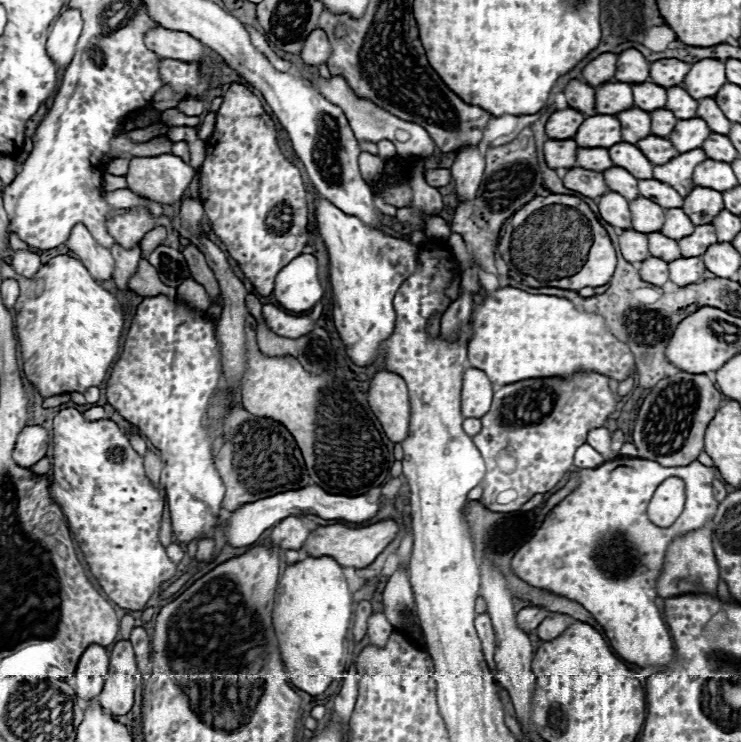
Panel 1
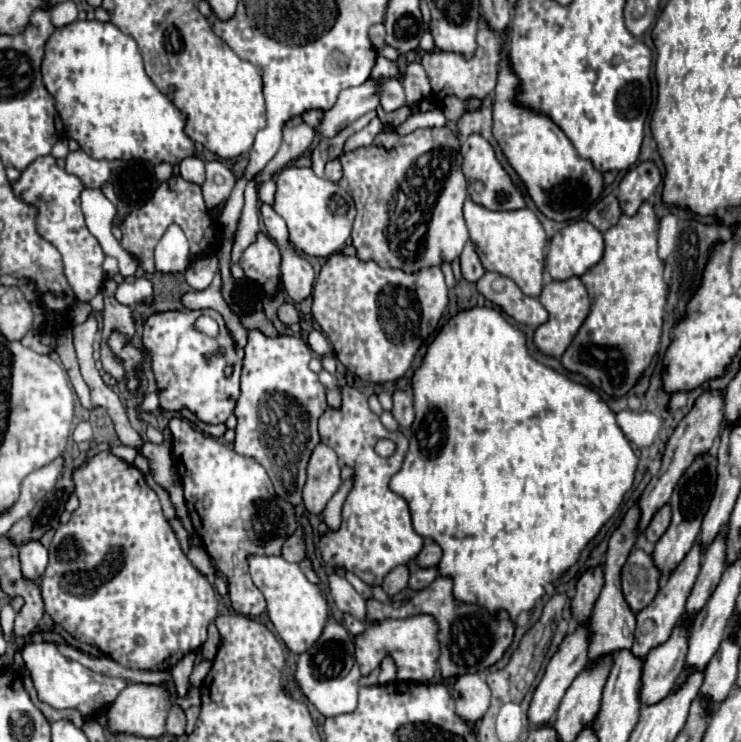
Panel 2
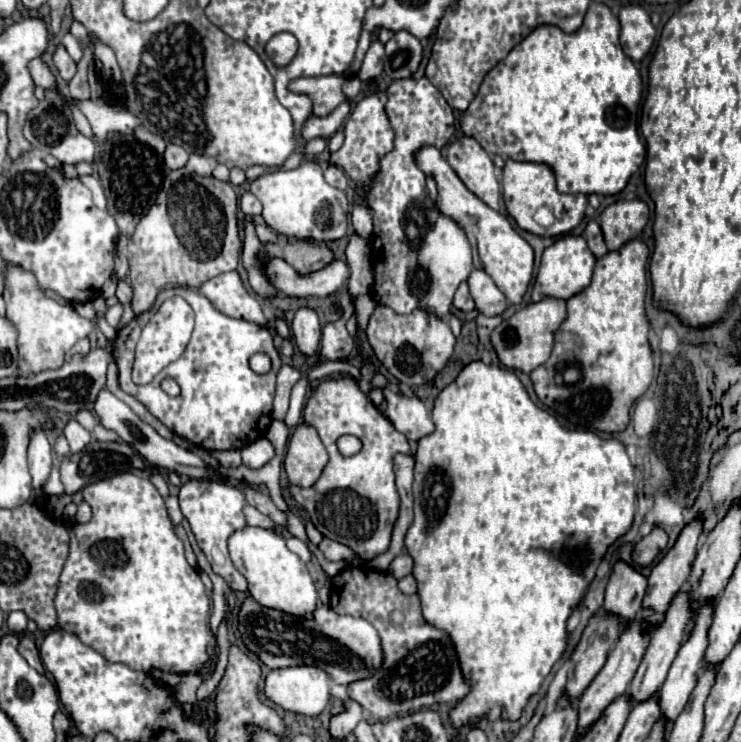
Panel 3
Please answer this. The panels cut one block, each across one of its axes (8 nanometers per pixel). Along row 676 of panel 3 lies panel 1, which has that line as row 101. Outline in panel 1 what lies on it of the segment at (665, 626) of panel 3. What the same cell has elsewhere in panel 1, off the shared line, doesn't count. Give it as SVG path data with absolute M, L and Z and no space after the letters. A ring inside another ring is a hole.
M652 82L632 84L632 94L634 94L634 106L646 112L666 106L666 88L660 88L658 84Z

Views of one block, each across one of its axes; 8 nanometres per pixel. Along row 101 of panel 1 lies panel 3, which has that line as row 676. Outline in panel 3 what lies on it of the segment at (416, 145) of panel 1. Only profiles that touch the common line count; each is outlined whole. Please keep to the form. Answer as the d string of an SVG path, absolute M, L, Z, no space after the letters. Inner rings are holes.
M248 596L238 612L238 632L244 646L268 668L316 666L324 668L332 682L342 686L372 676L382 664L382 650L376 628L364 618L340 616L328 606L318 606L312 618L302 618L274 608L264 608L252 596Z

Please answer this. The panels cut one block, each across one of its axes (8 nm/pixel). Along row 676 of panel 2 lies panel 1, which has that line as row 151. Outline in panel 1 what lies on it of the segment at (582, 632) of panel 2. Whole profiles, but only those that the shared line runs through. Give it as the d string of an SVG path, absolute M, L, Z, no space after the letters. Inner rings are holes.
M546 140L544 142L544 160L550 168L572 168L576 164L574 140Z

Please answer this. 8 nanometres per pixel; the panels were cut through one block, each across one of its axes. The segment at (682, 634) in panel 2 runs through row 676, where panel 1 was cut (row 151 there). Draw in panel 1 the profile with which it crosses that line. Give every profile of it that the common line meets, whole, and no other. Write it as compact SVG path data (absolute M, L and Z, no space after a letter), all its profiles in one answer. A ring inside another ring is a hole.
M654 134L638 140L636 146L648 156L648 160L652 164L666 164L668 160L678 156L678 152L672 148L668 138L660 138L660 136L654 136Z

